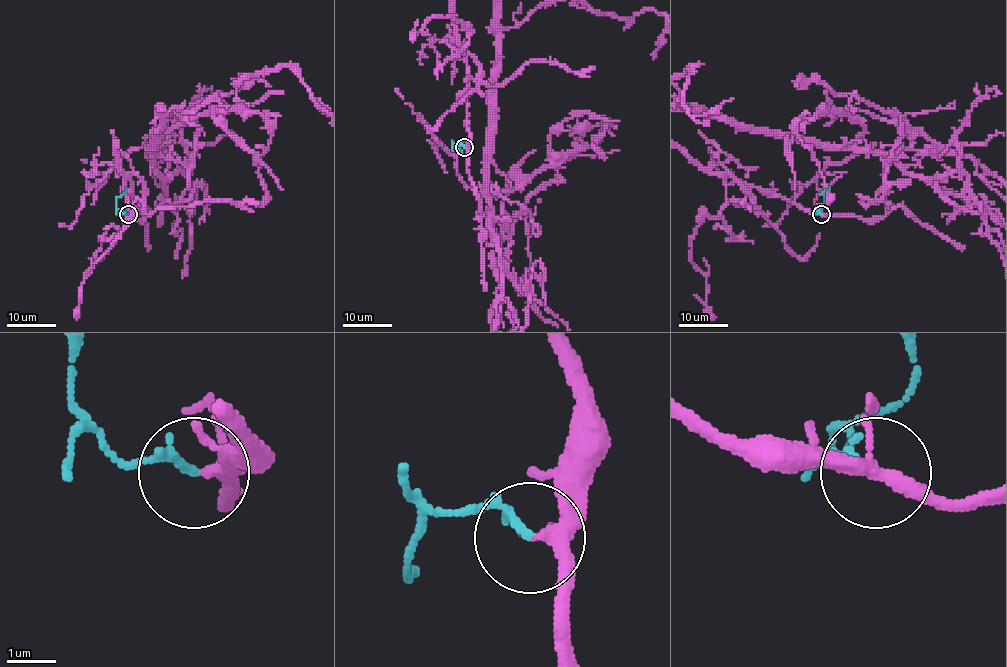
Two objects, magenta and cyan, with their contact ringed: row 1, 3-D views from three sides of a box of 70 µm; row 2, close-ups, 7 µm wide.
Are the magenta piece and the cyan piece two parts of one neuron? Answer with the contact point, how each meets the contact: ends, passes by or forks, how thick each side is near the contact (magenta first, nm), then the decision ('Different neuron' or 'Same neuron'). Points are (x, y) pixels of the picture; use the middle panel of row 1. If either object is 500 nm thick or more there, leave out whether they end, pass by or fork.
Place: (464, 147). At the ring magenta forks. At the ring cyan ends. Thickness 200 nm (magenta) against 160 nm. Same neuron

